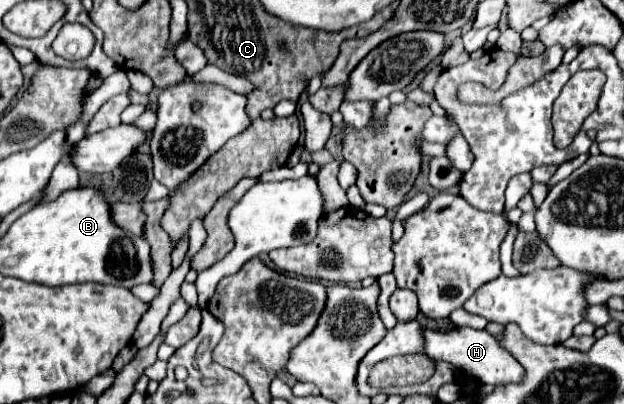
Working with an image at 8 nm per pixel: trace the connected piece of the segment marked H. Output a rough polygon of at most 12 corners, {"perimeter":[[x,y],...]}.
{"perimeter":[[425,329],[425,353],[483,385],[523,367],[485,329]]}

